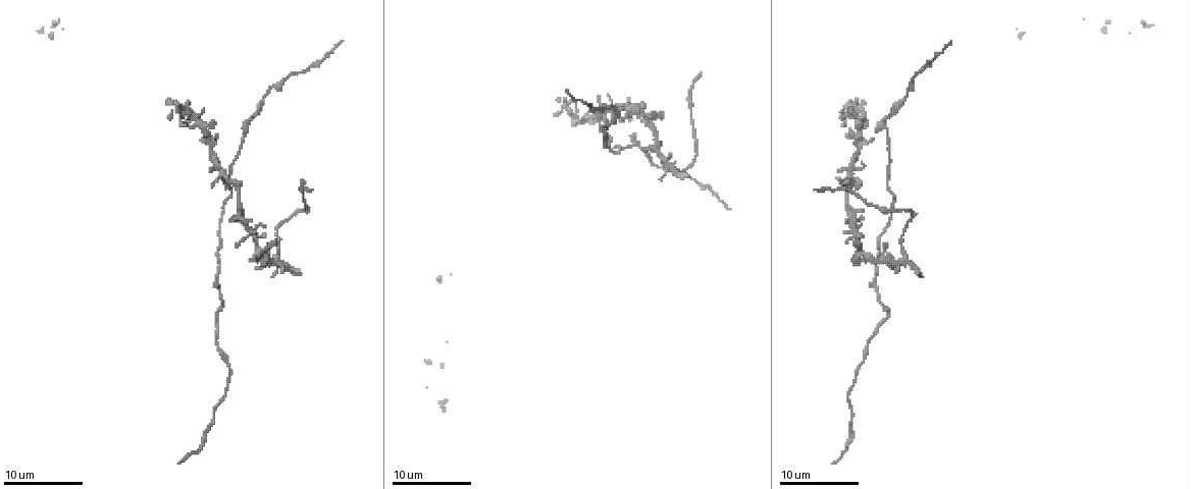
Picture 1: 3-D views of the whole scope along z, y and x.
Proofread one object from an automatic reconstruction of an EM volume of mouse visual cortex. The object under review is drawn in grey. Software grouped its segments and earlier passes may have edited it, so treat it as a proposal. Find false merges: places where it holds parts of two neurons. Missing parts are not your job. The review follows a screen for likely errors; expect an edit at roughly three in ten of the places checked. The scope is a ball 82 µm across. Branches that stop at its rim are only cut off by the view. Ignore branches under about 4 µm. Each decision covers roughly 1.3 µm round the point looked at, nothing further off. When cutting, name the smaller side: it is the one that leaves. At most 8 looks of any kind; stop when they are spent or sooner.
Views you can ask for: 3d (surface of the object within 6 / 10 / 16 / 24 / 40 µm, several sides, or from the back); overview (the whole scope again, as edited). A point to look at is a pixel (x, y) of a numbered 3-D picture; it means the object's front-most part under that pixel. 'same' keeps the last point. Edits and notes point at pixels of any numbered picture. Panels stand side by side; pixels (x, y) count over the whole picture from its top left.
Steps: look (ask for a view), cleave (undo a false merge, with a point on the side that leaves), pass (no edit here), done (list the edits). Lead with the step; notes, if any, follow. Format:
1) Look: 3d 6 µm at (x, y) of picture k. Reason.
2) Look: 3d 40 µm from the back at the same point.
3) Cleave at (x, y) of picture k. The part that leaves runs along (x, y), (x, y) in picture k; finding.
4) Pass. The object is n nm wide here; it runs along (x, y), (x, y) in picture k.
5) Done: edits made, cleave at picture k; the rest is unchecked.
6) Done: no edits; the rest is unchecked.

Look: 3d 16 µm at (697, 150) of picture 1. Sudden change in width.

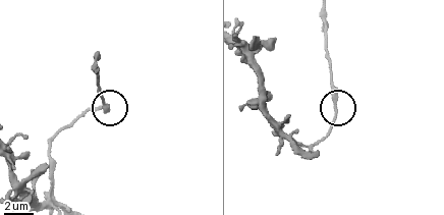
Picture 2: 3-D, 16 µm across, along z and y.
Pass. Continuous, no second neuron.

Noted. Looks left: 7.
Look: 3d 6 µm at (605, 146) of picture 1. Sudden change in width.

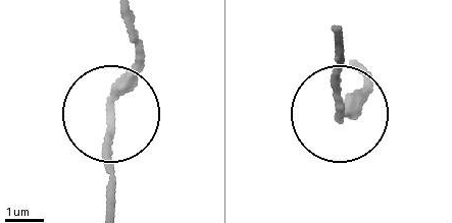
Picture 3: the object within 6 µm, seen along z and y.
Pass. One neuron here.

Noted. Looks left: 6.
Look: 3d 6 µm at (908, 260) of picture 1. Looks like a crossing.

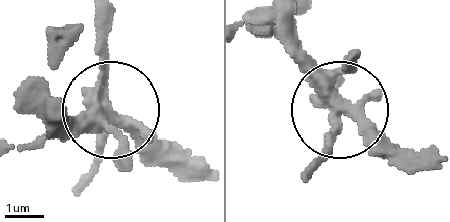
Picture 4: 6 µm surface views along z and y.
Look: 3d 6 µm from the back at (332, 105) of picture 4.

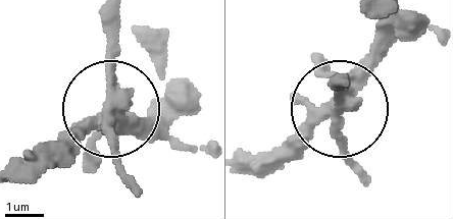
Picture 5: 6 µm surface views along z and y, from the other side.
Pass. One neuron here.

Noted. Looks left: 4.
Look: 3d 16 µm at (249, 233) of picture 1. Looks like a crossing.

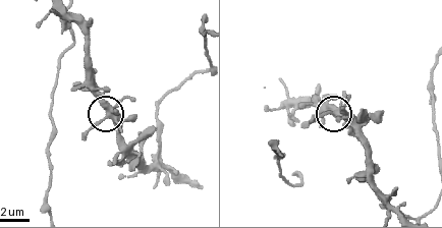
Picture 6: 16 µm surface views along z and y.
Pass. It runs along (69, 18), (85, 40), (91, 92), (127, 145) in picture 6; one neuron here.

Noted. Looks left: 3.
Done: no edits; the rest is unchecked.

